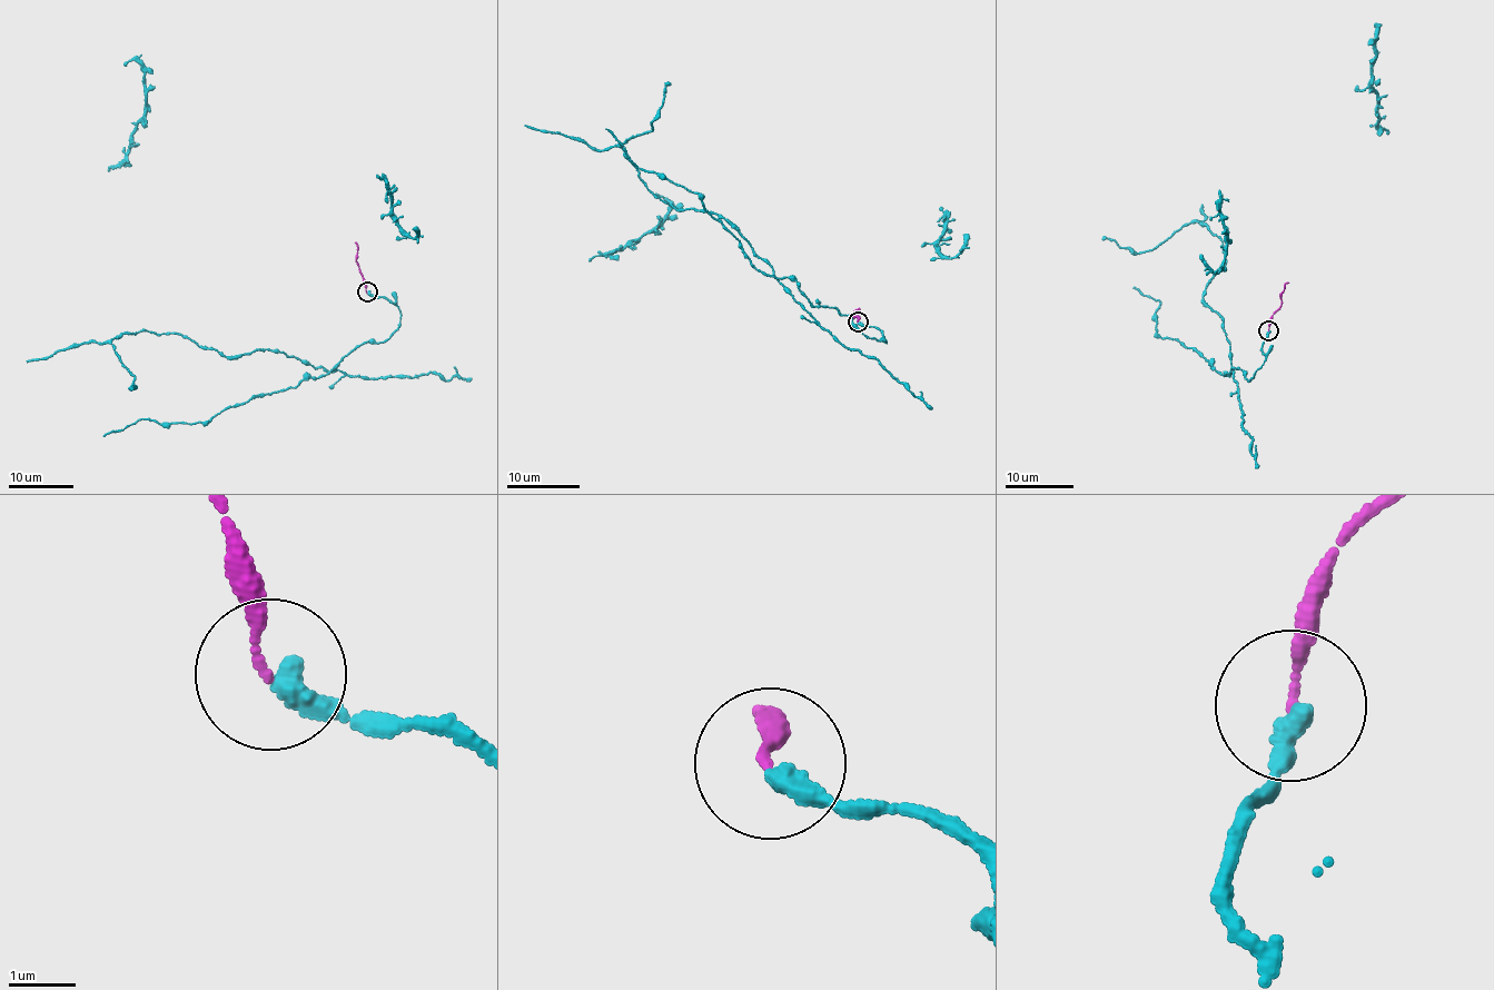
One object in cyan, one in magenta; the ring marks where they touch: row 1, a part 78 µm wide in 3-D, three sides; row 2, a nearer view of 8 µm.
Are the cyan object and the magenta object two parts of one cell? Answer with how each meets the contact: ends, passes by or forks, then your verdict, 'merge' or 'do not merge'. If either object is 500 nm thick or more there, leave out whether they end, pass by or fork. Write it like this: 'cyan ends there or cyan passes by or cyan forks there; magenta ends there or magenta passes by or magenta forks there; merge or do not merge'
cyan ends there; magenta ends there; merge

